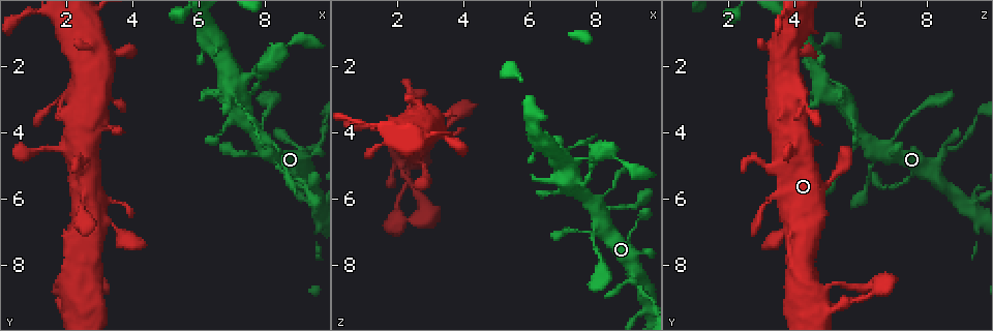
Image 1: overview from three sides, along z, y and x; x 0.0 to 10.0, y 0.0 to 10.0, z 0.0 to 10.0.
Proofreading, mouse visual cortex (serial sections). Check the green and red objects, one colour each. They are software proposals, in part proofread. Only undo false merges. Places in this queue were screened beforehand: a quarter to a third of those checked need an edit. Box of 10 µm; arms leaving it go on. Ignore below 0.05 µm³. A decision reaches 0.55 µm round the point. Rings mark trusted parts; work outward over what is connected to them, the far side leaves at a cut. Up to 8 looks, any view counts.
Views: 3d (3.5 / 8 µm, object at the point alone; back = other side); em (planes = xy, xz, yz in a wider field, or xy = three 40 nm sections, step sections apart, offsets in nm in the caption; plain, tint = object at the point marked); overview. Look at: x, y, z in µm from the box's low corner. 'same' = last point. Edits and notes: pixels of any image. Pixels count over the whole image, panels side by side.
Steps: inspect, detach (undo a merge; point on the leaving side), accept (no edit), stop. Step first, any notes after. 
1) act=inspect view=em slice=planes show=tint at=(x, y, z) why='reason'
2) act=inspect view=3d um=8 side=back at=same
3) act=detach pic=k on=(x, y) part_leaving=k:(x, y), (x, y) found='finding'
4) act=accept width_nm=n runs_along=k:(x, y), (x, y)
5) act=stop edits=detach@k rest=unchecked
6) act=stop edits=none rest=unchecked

act=inspect view=3d um=8 at=(9.15, 4.85, 8.40)

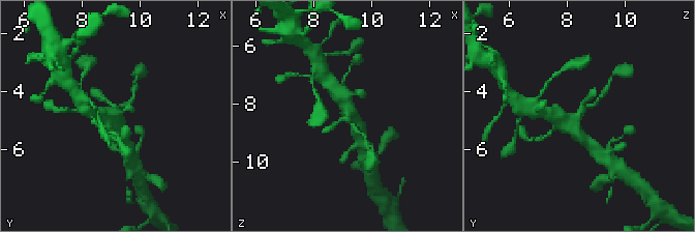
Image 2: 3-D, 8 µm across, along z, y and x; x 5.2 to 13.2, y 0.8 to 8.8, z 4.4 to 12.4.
act=inspect view=3d um=3.5 at=same why='zoom in'

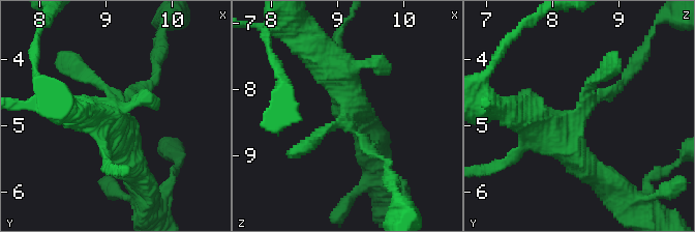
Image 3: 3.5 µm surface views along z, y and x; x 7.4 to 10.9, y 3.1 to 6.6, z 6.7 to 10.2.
act=accept runs_along=3:(322, 58), (353, 131), (388, 162) found='all the same cell'

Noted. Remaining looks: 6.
act=inspect view=em slice=xy step=2 show=tint at=(7.90, 4.00, 7.15) why='thick turns thin'

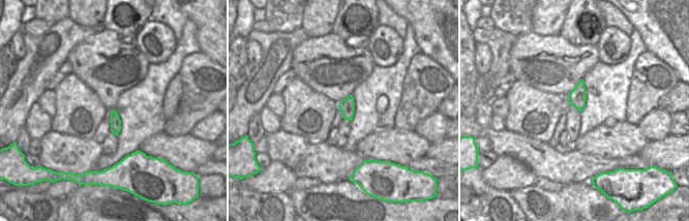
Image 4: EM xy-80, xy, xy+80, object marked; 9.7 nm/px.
act=inspect view=3d um=3.5 at=same

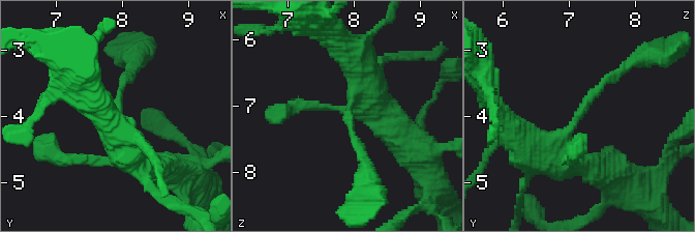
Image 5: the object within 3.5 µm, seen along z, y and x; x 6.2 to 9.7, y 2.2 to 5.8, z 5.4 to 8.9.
act=accept arm_widths_nm=150,500 runs_along=5:(563, 161), (546, 154), (623, 68) found='all the same cell'

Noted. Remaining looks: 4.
act=inspect view=3d um=3.5 at=(8.05, 1.85, 4.65) why='calibre changes'

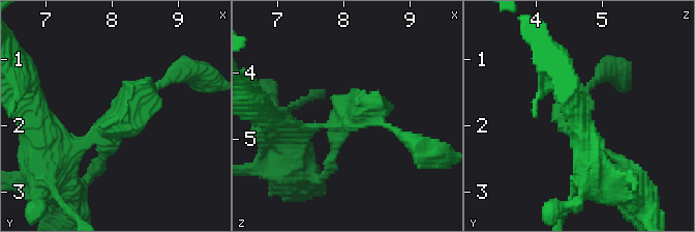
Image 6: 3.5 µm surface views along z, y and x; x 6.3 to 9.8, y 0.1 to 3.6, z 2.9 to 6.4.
act=inspect view=em slice=xy step=5 show=tint at=(8.10, 1.85, 4.60) arm_widths_nm=200,200 why='need the tissue'

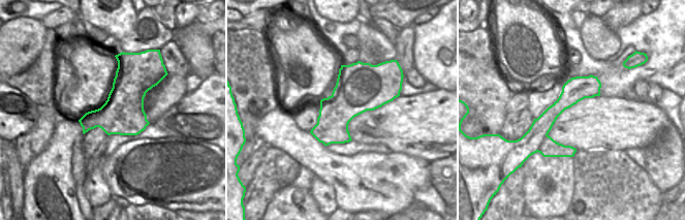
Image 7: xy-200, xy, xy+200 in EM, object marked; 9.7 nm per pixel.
act=accept runs_along=6:(67, 160), (165, 81) found='one cell here'

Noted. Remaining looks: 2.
act=stop edits=none rest=unchecked

